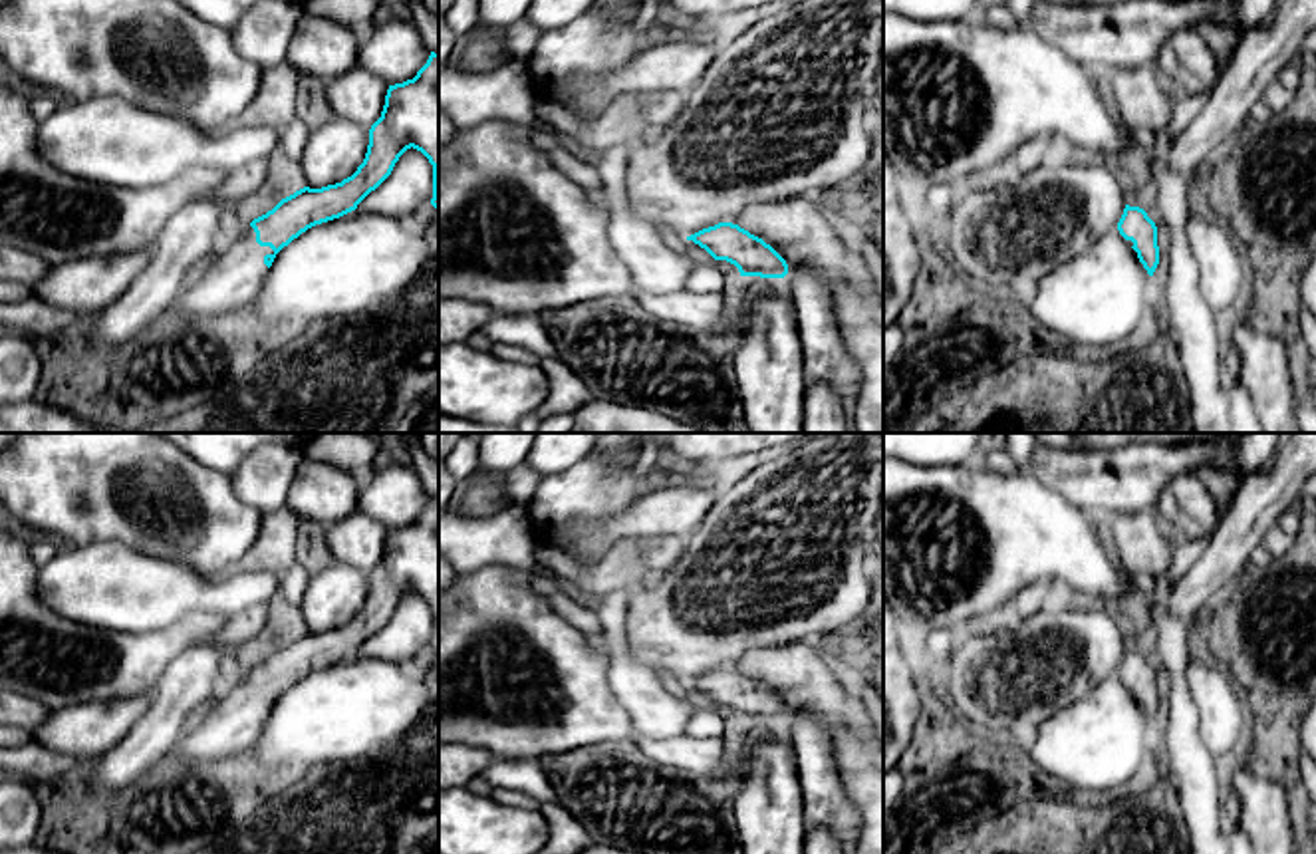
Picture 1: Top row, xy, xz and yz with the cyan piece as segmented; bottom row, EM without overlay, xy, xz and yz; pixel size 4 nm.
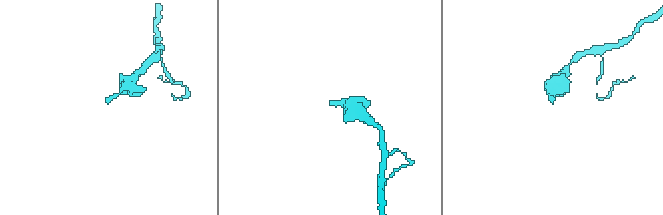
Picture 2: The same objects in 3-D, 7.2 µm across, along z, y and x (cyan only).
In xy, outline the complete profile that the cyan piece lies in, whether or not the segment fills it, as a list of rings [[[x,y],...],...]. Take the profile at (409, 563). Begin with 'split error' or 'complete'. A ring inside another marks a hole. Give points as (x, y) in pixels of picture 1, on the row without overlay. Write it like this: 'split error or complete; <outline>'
split error; [[[435,497],[413,524],[389,530],[381,562],[369,574],[365,604],[351,622],[322,634],[304,632],[266,659],[244,667],[242,679],[202,709],[163,763],[210,763],[252,749],[284,691],[308,673],[355,655],[411,592],[433,610],[431,649],[439,655],[439,498]]]

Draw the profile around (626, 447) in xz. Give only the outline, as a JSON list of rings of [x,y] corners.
[[[619,433],[617,437],[605,441],[597,453],[619,465],[633,465],[647,443],[649,437],[645,433]]]

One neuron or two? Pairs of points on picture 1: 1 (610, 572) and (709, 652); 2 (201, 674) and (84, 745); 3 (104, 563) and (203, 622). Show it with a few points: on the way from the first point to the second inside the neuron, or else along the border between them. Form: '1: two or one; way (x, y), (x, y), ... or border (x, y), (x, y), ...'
1: two; border (650, 574), (620, 596)
2: two; border (153, 692), (147, 711), (120, 741)
3: two; border (229, 616), (187, 612), (167, 626), (145, 632)

